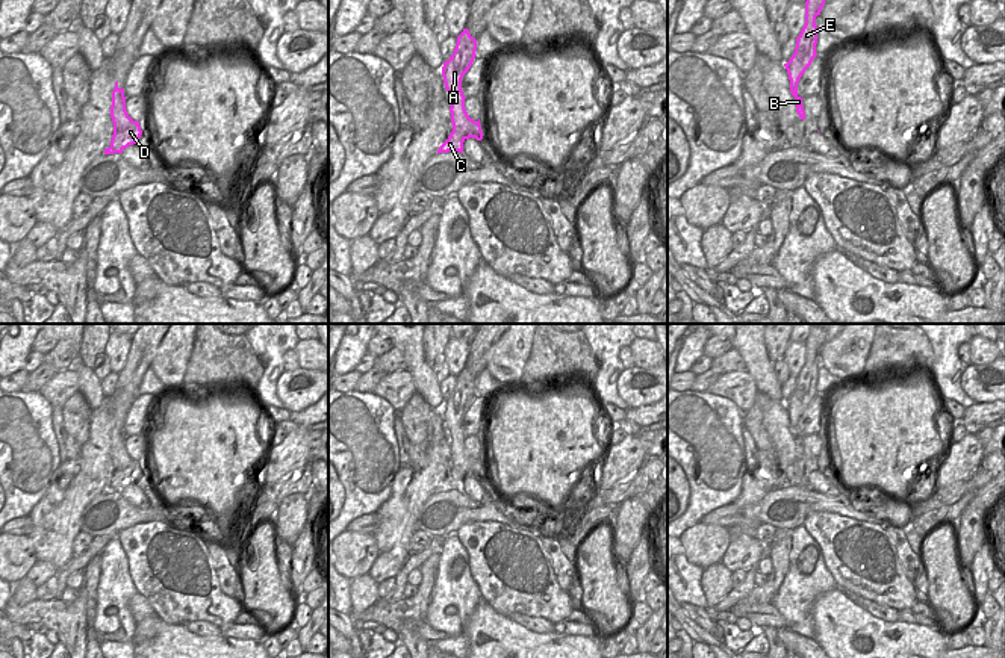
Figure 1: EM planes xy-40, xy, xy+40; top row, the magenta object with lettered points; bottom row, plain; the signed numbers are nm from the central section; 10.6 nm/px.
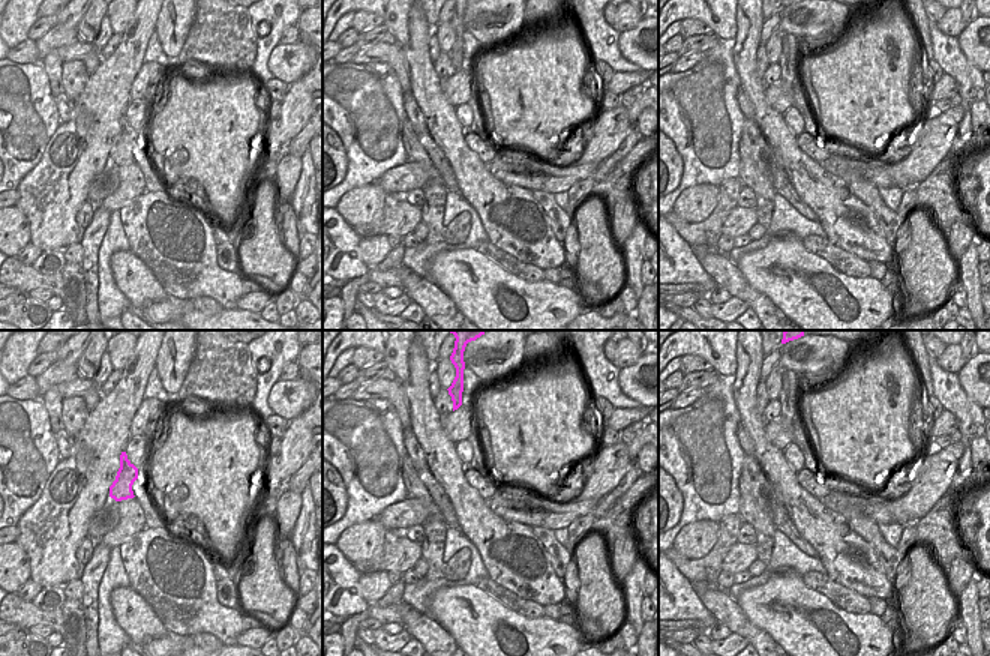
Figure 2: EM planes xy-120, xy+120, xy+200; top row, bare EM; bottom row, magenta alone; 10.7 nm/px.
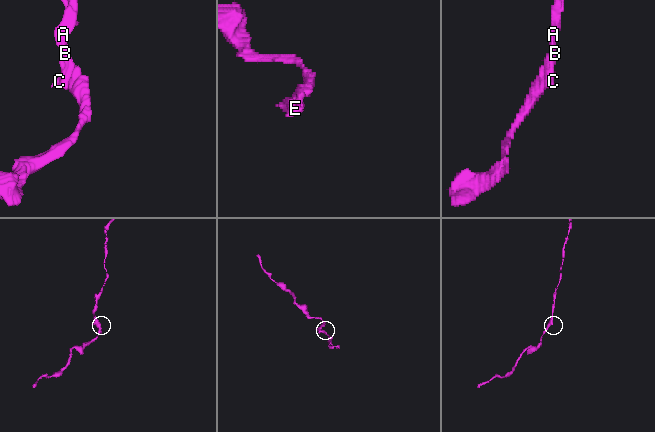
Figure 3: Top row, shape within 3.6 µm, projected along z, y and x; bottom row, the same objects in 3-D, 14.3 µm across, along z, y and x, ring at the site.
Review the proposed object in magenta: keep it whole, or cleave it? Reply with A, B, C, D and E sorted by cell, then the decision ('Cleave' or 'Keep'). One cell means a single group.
Groups: A B C D E. Keep.

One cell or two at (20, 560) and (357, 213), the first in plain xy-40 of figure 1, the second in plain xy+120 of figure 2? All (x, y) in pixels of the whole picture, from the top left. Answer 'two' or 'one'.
one

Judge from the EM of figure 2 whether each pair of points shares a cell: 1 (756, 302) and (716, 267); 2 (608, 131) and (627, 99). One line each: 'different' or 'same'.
1: same
2: different

